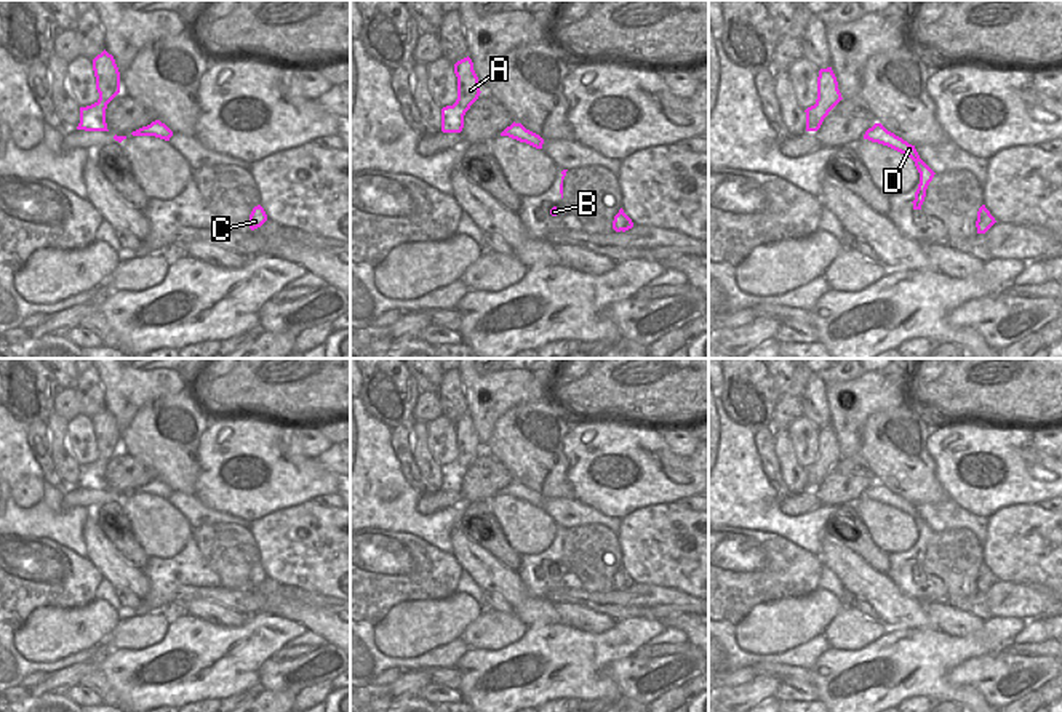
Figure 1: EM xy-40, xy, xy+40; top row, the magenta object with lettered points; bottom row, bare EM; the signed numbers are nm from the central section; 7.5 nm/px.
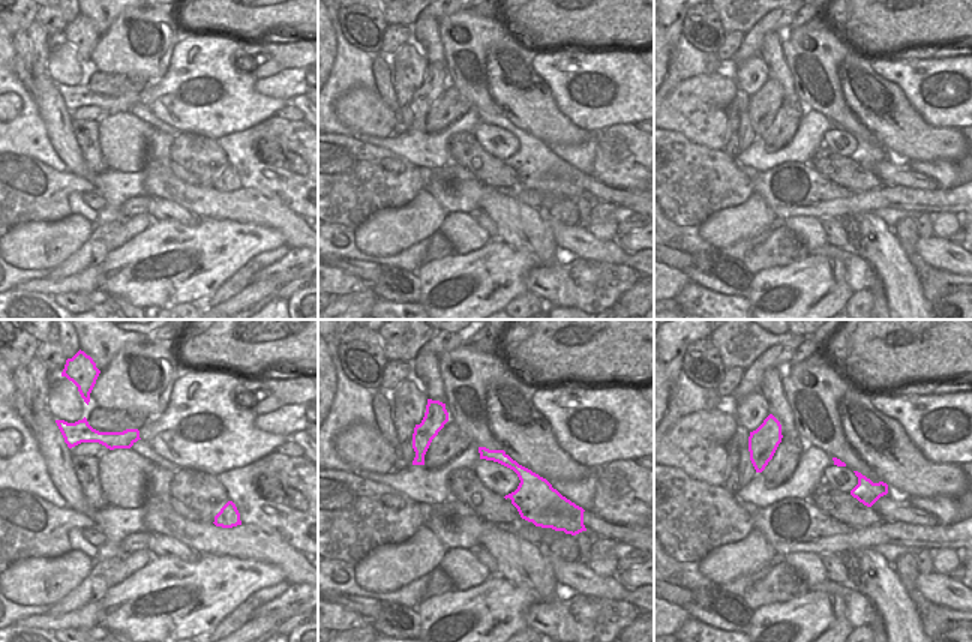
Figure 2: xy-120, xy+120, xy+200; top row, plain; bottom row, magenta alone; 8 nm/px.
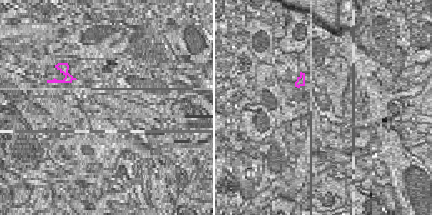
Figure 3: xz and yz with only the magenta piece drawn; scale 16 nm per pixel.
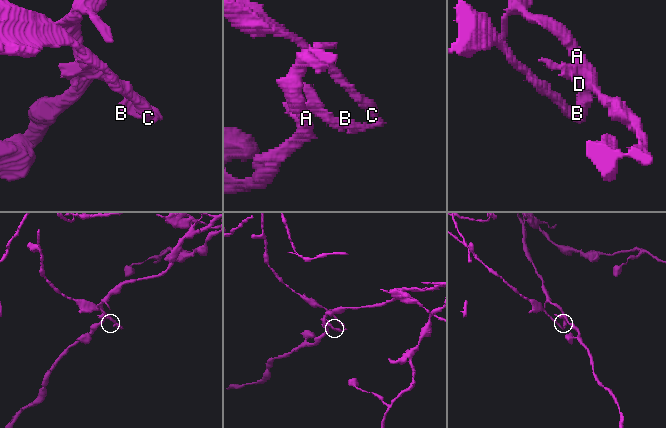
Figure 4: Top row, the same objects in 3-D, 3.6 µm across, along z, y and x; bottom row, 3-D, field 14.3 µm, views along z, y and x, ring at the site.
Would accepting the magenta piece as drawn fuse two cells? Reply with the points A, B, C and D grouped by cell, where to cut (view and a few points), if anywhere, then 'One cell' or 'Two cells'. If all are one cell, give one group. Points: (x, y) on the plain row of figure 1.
Groups: A B D / C. Split along xy+40 (979, 572), (981, 583), (978, 589). Two cells

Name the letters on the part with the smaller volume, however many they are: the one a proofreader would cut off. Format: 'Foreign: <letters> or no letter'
Foreign: C

